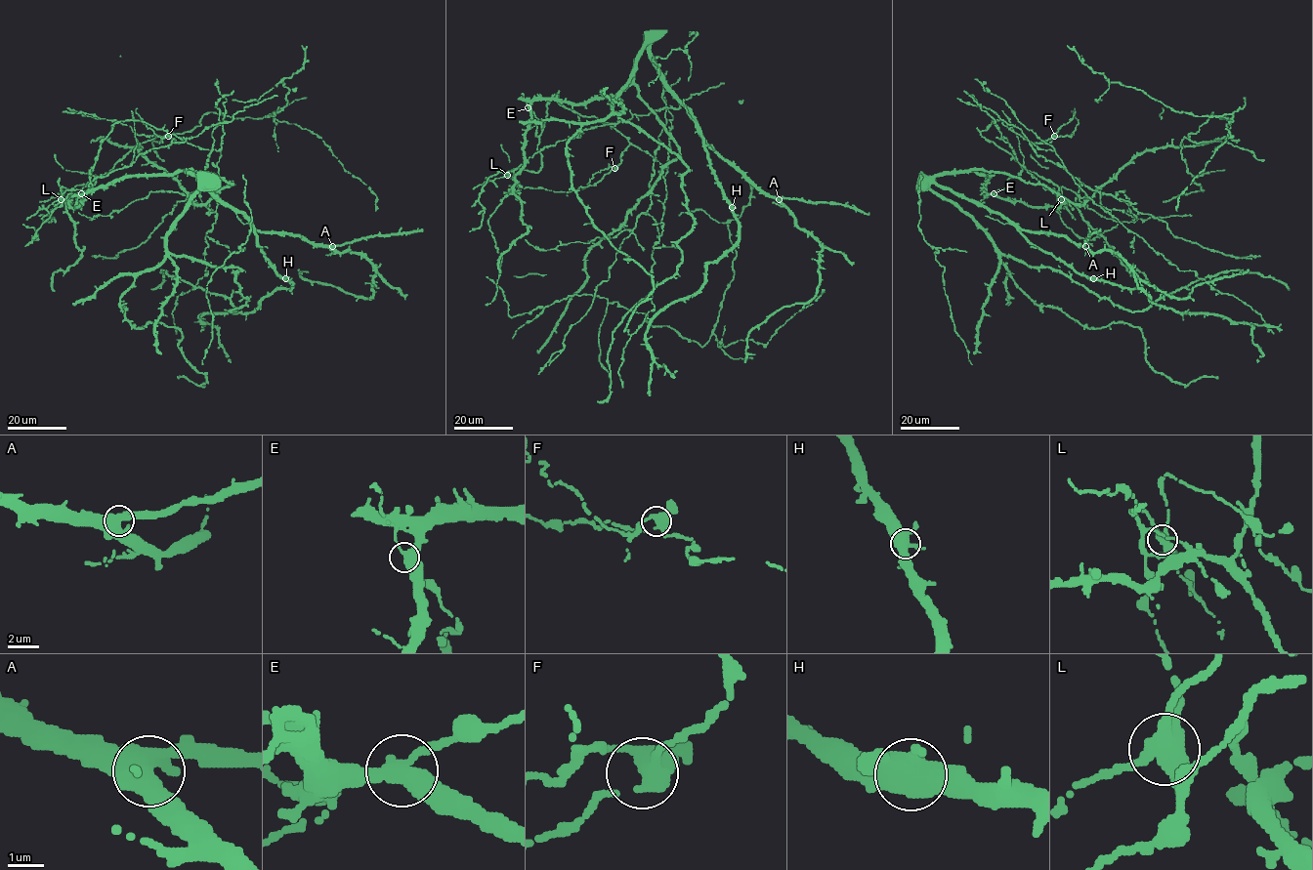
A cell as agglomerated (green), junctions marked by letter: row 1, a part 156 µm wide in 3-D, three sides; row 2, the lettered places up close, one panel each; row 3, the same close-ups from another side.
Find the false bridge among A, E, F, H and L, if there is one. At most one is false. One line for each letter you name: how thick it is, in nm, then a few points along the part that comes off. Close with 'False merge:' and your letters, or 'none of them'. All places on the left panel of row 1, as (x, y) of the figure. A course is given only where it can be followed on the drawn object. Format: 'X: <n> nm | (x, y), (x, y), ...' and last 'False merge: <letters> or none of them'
L: 460 nm
False merge: L

